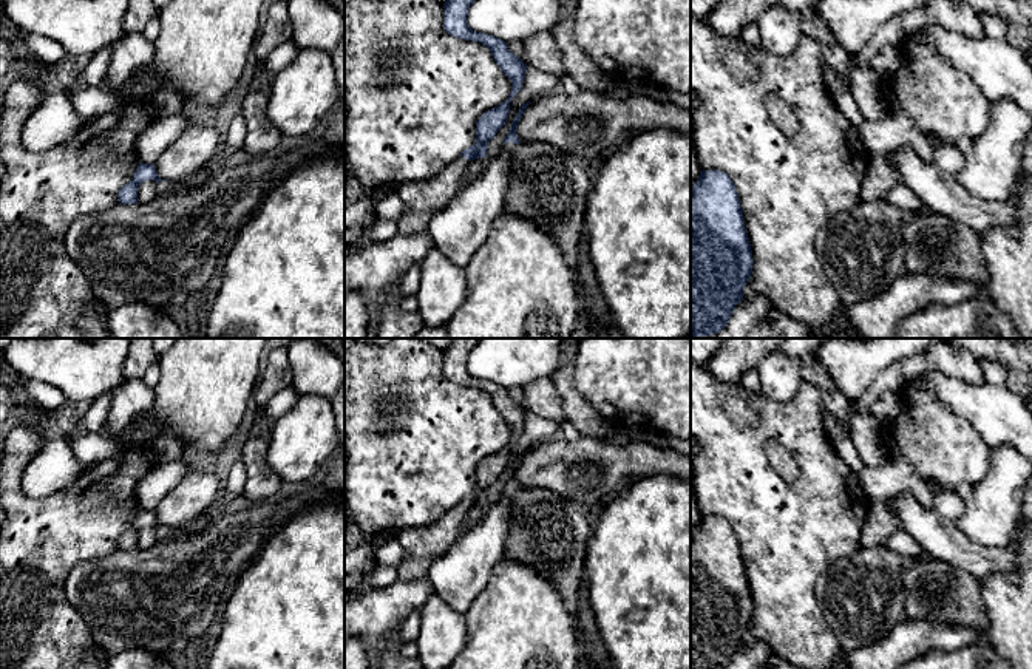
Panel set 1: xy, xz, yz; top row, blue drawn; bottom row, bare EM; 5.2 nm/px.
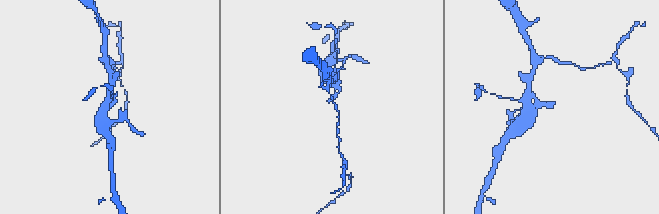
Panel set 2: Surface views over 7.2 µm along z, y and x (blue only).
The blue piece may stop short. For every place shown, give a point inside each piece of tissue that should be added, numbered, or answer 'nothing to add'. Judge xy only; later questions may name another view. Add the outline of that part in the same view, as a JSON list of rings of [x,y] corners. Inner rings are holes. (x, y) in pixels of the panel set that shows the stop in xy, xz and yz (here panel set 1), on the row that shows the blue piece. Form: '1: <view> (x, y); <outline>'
nothing to add

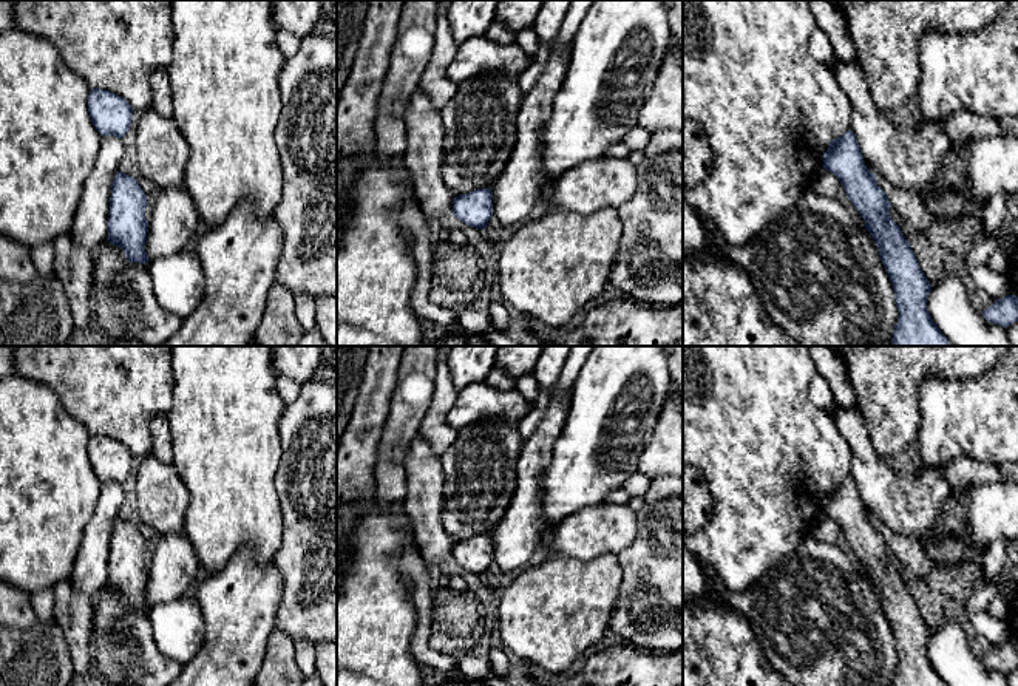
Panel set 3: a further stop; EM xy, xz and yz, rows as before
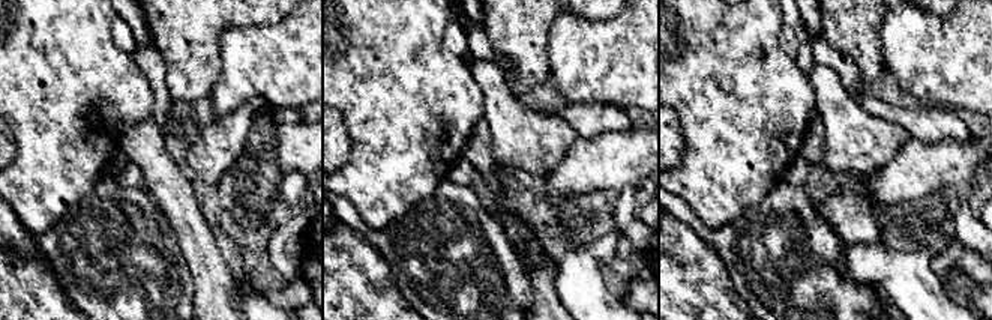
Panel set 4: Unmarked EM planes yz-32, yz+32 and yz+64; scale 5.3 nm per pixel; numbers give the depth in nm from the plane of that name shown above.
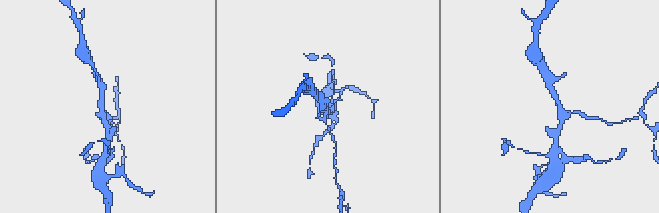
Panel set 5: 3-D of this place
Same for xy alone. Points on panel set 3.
nothing to add

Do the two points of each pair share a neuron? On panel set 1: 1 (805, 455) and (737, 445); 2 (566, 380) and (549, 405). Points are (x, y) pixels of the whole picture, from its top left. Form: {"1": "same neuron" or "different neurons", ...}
{"1": "same neuron", "2": "different neurons"}

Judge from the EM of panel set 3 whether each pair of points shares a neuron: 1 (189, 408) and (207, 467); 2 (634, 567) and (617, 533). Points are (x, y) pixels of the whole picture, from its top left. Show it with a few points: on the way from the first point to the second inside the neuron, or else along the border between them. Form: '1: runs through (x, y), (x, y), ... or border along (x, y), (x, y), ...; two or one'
1: runs through (203, 422), (207, 427), (207, 453); one
2: border along (638, 515), (637, 536), (617, 555); two

